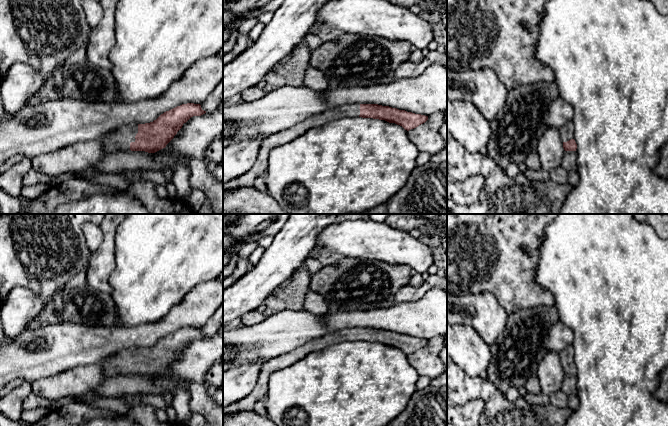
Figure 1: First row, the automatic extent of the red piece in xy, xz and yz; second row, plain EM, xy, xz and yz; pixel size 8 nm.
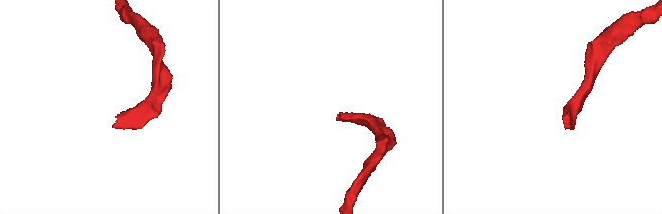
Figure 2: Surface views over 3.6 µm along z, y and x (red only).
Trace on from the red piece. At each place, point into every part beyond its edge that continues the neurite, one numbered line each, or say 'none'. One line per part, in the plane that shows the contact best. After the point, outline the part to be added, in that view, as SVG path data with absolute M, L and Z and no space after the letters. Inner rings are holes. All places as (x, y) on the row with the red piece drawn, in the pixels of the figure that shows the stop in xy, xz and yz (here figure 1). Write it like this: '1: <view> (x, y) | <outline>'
1: xy (118, 140) | M128 124L117 130L107 133L101 140L104 144L105 152L131 151L130 143L135 142L138 133L138 124Z

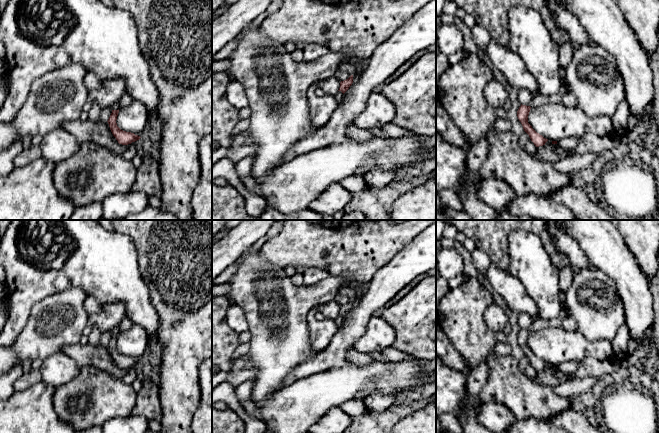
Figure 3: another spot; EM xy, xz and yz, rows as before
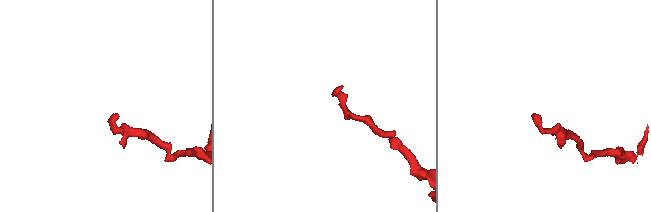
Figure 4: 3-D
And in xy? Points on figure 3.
none

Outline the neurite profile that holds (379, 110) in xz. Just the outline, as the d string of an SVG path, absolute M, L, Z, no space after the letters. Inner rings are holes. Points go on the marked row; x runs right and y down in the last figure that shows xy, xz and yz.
M373 92L363 111L355 118L354 125L360 129L381 129L393 123L394 115L394 104L382 93Z

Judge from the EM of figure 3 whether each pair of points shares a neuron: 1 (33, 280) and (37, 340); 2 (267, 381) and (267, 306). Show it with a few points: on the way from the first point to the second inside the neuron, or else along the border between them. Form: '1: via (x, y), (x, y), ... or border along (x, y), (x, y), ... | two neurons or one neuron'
1: border along (56, 292), (45, 296), (32, 307), (25, 324) | two neurons
2: via (267, 362), (267, 325) | one neuron

